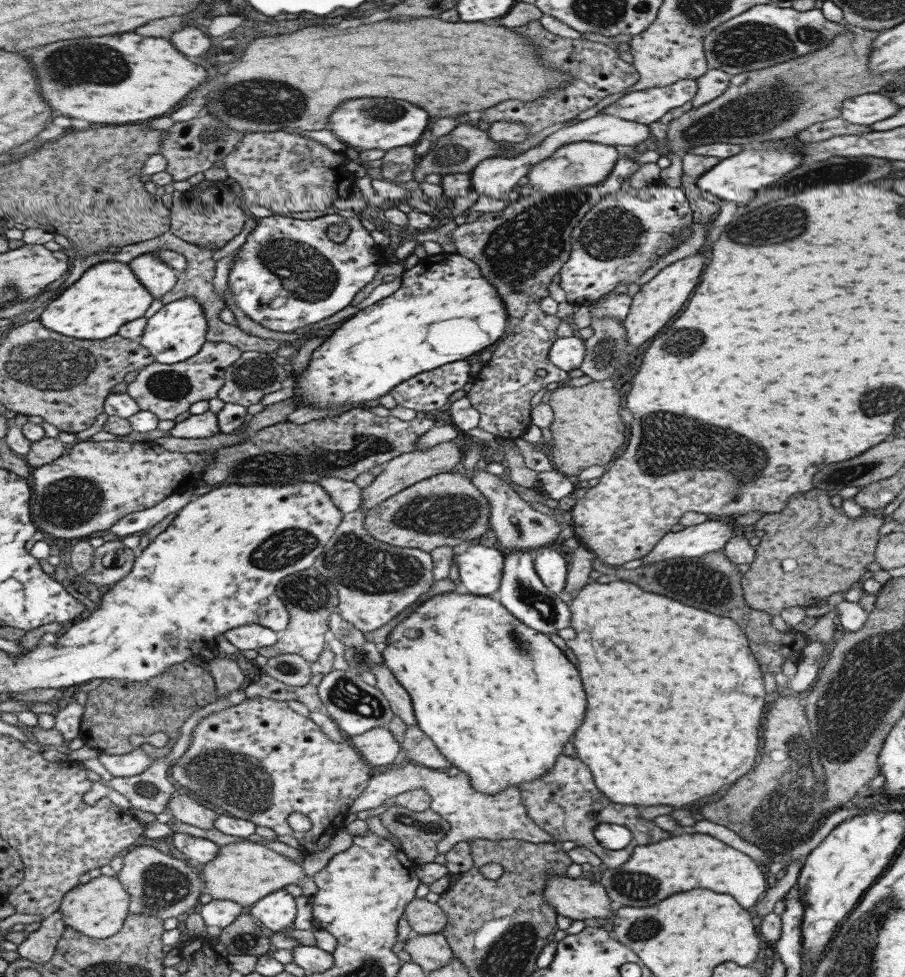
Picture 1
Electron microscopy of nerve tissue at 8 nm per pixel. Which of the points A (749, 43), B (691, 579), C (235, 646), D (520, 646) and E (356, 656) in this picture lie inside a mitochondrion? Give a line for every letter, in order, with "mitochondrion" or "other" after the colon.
A: mitochondrion
B: mitochondrion
C: other
D: mitochondrion
E: mitochondrion

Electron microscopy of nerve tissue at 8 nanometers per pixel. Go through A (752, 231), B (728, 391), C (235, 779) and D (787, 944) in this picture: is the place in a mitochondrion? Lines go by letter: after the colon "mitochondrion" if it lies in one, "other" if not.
A: mitochondrion
B: other
C: mitochondrion
D: other

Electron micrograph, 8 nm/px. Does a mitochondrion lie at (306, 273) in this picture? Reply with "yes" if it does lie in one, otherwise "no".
yes

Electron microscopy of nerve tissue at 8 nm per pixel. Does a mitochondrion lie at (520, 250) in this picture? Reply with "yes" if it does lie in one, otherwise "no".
yes

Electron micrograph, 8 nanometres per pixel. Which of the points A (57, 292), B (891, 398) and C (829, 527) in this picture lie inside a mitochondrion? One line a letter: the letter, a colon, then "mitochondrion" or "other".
A: other
B: mitochondrion
C: other

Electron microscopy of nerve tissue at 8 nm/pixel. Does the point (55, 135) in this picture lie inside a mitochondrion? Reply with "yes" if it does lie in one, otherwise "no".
no

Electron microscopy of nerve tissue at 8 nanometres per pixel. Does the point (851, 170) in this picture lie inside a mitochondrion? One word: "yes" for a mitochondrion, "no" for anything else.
yes

